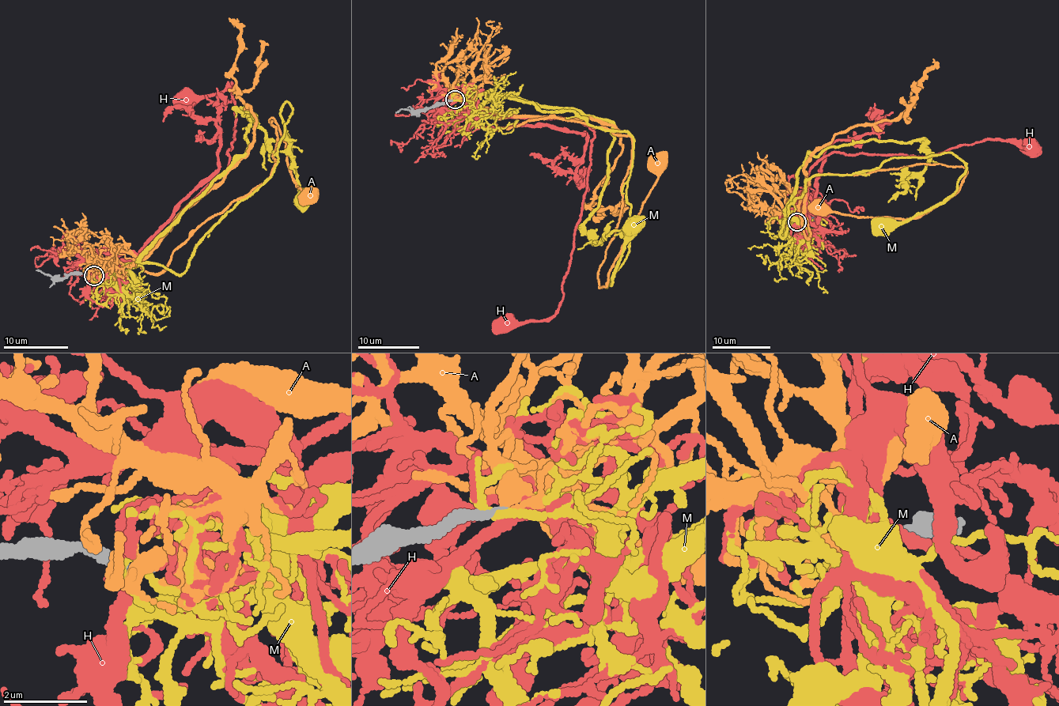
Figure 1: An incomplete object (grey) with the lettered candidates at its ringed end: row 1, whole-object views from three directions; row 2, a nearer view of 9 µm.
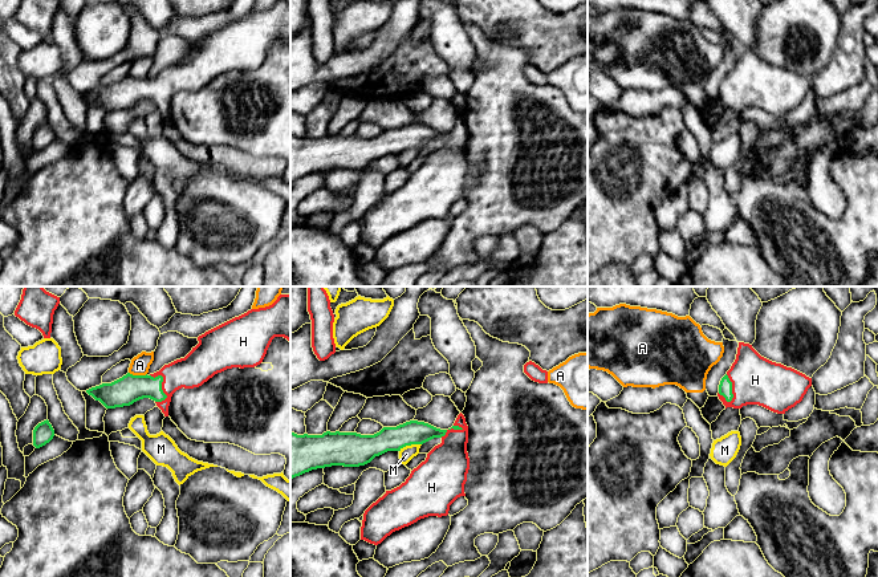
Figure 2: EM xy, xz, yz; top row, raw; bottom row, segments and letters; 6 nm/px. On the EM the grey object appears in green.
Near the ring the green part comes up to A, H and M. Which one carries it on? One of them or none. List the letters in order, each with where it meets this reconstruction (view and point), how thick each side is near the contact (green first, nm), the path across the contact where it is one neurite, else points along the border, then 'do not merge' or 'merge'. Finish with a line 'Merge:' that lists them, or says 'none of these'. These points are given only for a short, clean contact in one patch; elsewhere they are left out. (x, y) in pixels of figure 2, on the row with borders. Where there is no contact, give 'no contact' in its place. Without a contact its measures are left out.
A: xy (138, 376) | 170/120 nm | along xy (129, 372), (133, 374), (146, 374) | do not merge
H: xy (161, 384) | 170/200 nm | across xy (129, 389), (161, 384), (198, 366) | merge
M: xz (410, 445) | 140/90 nm | along xz (421, 443), (405, 446), (399, 451) | do not merge
Merge: H

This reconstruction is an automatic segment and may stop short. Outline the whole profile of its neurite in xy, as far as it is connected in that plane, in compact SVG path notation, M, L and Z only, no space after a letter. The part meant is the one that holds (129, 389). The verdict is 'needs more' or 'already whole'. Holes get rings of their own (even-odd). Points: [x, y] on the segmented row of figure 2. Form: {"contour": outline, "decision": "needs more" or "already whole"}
{"contour": "M280 294L272 305L251 309L206 332L198 337L199 344L184 358L164 365L154 374L133 375L127 373L111 383L102 383L86 390L86 393L106 409L130 406L139 399L150 398L164 417L168 417L171 397L176 390L199 387L215 374L227 369L260 365L275 337L284 337L290 342L290 294Z", "decision": "needs more"}

